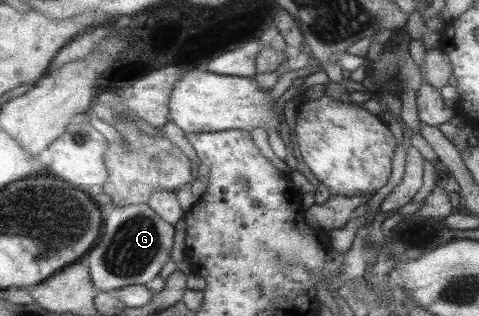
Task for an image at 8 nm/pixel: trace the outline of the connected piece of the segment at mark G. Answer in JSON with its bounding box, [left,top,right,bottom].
[85,205,175,294]

